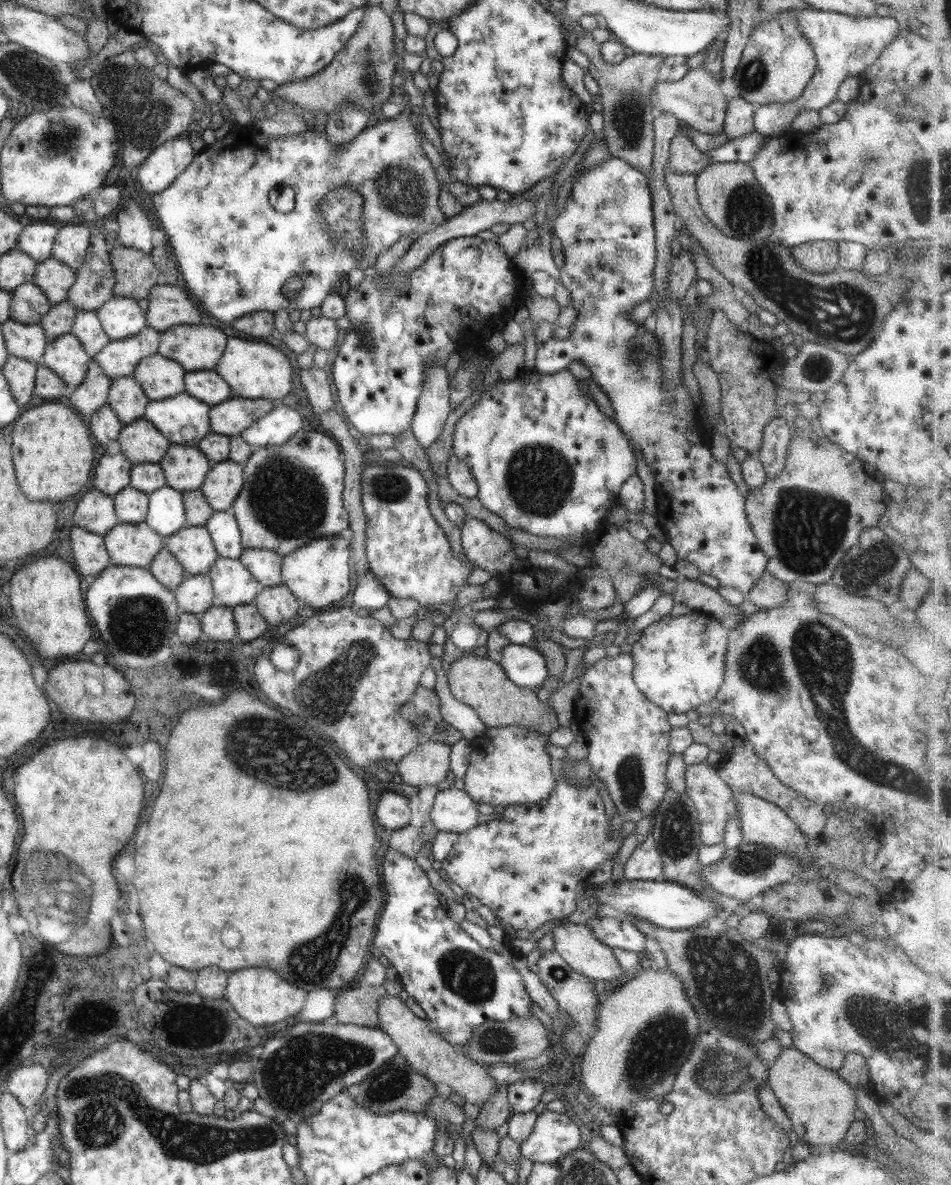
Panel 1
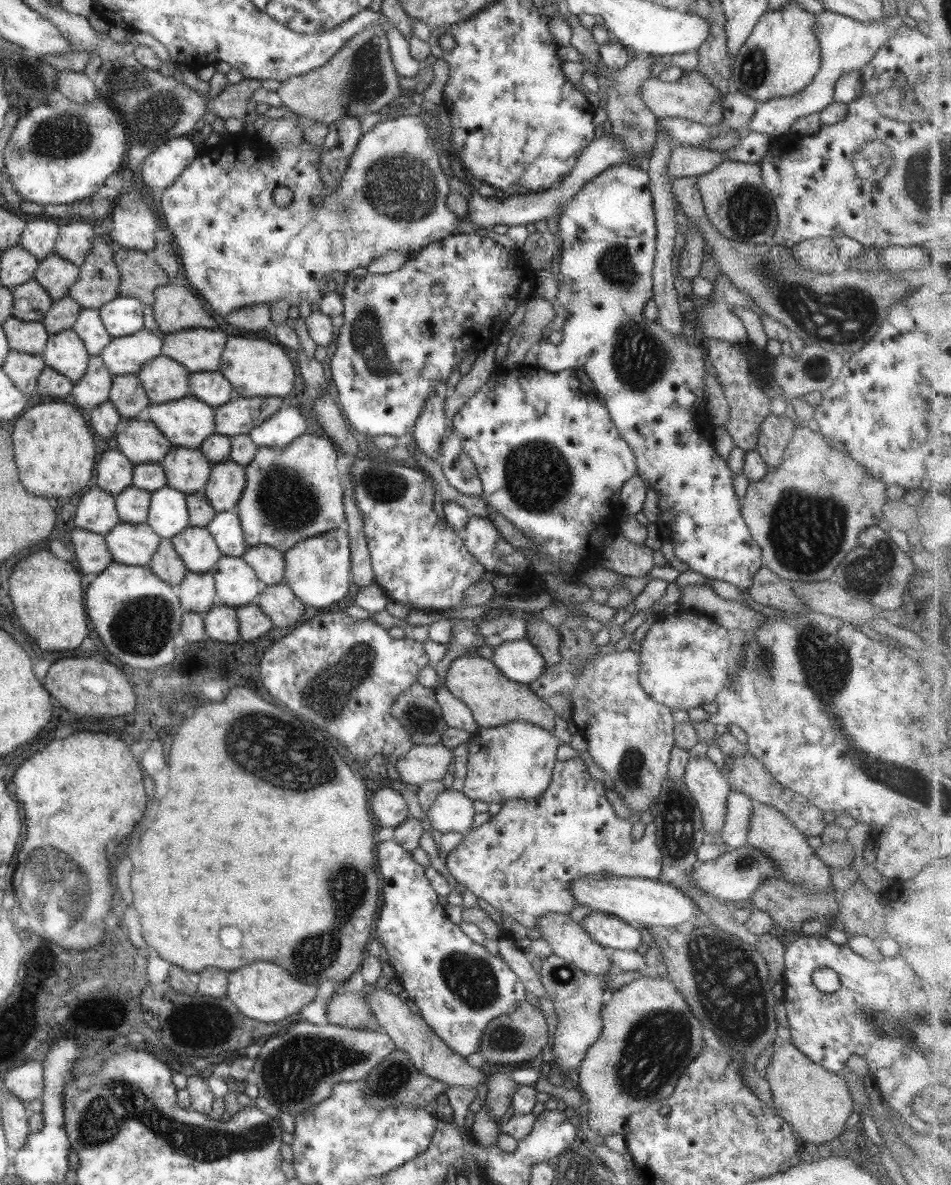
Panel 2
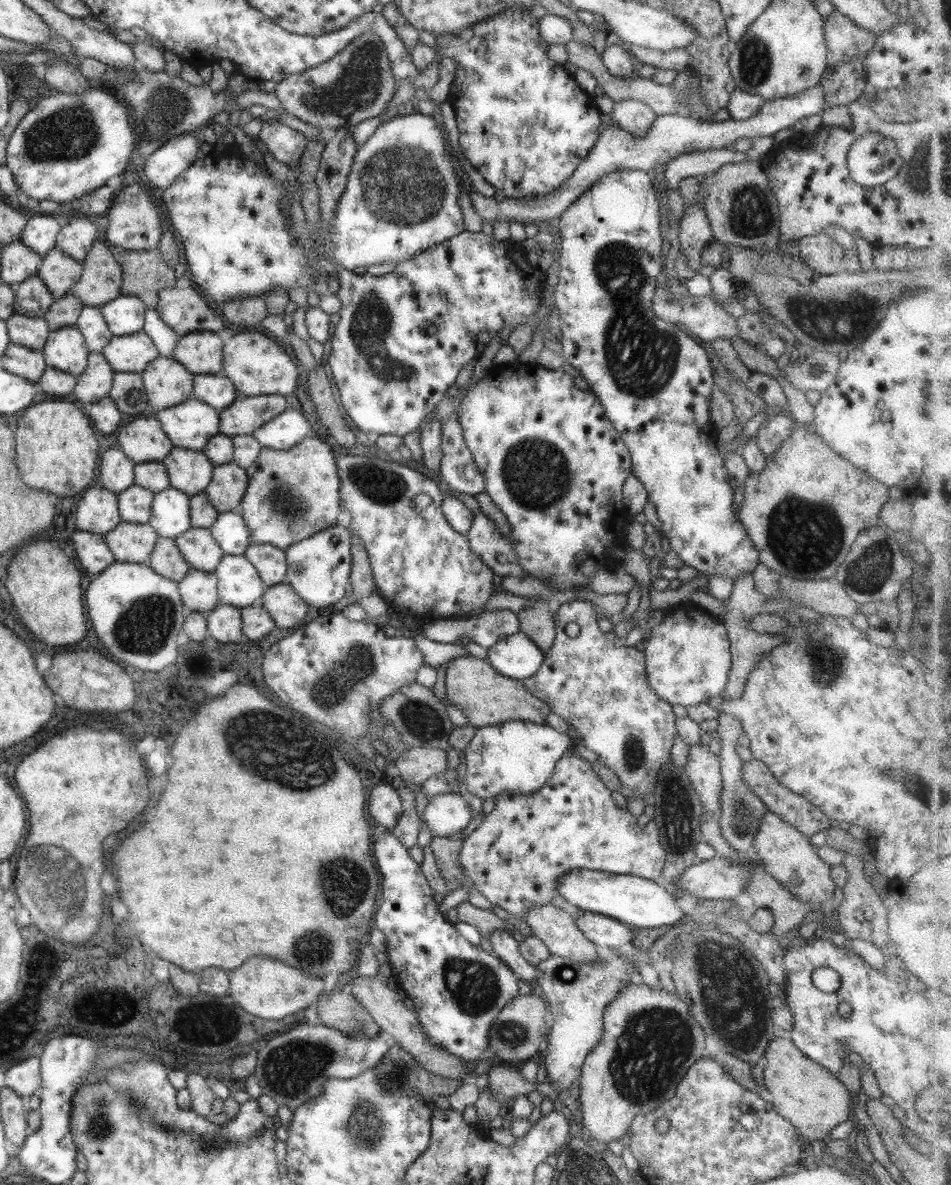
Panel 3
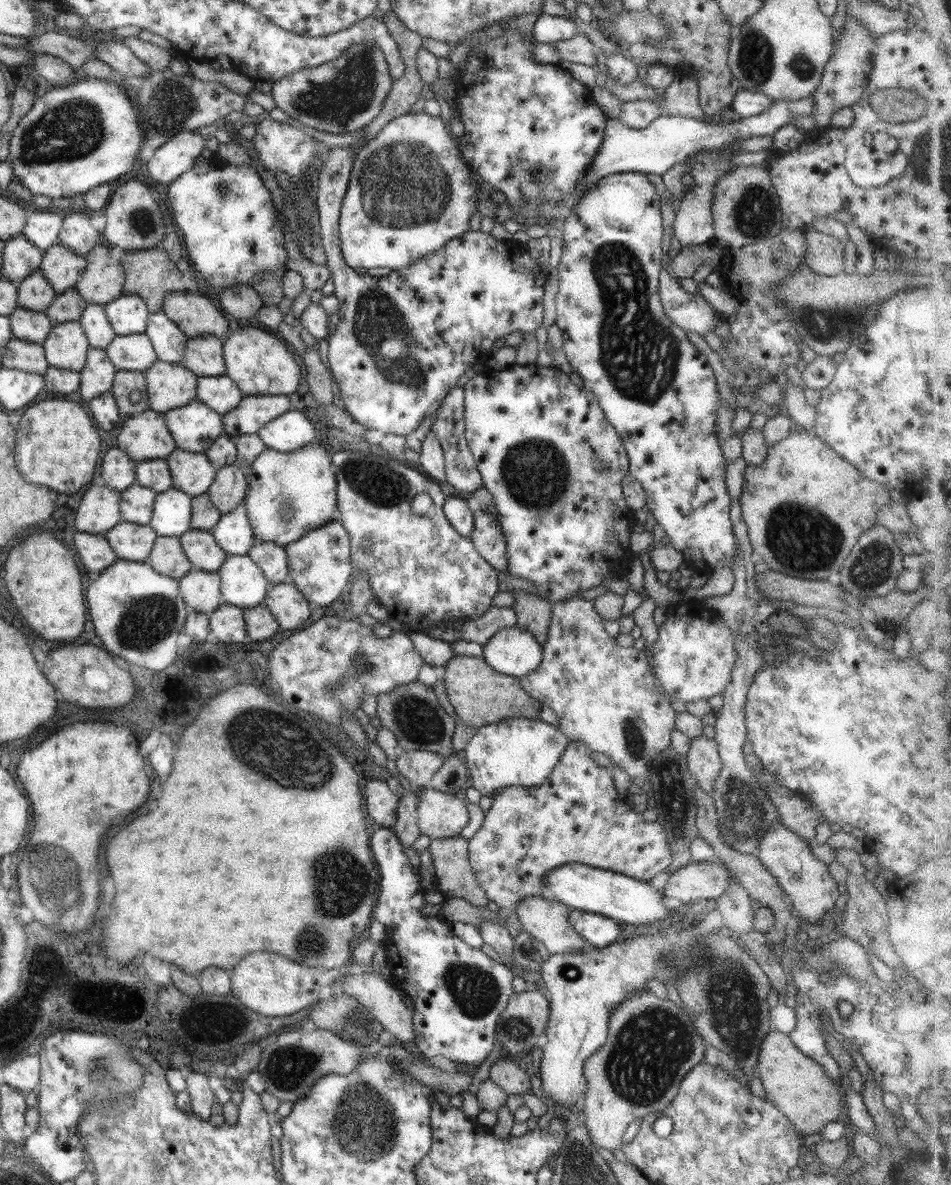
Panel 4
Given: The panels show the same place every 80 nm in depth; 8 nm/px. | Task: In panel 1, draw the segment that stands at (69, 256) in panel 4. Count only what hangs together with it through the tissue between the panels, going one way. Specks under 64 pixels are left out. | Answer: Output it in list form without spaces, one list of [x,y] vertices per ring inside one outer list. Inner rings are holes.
[[[50,256],[36,265],[32,283],[41,289],[49,304],[54,305],[67,298],[67,290],[75,277],[75,270]]]

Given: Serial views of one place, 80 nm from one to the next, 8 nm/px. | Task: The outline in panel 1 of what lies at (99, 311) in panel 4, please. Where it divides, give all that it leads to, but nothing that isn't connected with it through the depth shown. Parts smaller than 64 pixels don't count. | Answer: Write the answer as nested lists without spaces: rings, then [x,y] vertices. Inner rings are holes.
[[[77,311],[70,333],[79,340],[91,359],[110,341],[101,328],[96,311]]]

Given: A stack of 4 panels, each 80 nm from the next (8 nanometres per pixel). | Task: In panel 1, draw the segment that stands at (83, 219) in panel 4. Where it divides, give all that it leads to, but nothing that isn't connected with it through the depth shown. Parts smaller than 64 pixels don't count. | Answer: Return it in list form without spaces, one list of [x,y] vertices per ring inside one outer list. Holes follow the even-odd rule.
[[[86,223],[62,226],[55,233],[50,256],[73,270],[78,269],[85,258],[86,250],[89,248],[93,229],[93,226]]]

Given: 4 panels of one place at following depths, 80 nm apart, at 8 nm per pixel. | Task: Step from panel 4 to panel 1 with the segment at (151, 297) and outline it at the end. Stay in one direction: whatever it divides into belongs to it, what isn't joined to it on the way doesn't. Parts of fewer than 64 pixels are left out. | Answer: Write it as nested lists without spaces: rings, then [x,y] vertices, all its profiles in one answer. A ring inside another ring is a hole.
[[[114,246],[110,252],[110,263],[114,270],[112,291],[115,297],[147,299],[150,290],[162,282],[161,273],[151,262],[150,255],[140,250]]]

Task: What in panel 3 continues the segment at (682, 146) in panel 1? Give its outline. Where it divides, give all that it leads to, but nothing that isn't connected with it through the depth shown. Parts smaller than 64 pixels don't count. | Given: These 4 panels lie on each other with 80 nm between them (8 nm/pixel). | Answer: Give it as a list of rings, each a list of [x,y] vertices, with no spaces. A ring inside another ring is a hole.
[[[727,147],[720,149],[701,150],[699,152],[684,152],[672,158],[665,166],[663,173],[667,190],[677,190],[682,178],[695,175],[706,176],[719,170],[725,164],[743,162],[743,153],[733,152]]]

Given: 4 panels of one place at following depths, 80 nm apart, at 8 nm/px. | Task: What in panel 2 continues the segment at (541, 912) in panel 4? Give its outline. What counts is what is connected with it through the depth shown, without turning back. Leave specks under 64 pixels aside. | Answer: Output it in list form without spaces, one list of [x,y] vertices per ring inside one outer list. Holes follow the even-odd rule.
[[[545,913],[536,922],[540,937],[549,945],[552,954],[570,962],[589,974],[607,975],[613,971],[611,961],[602,947],[569,919],[568,914]]]

